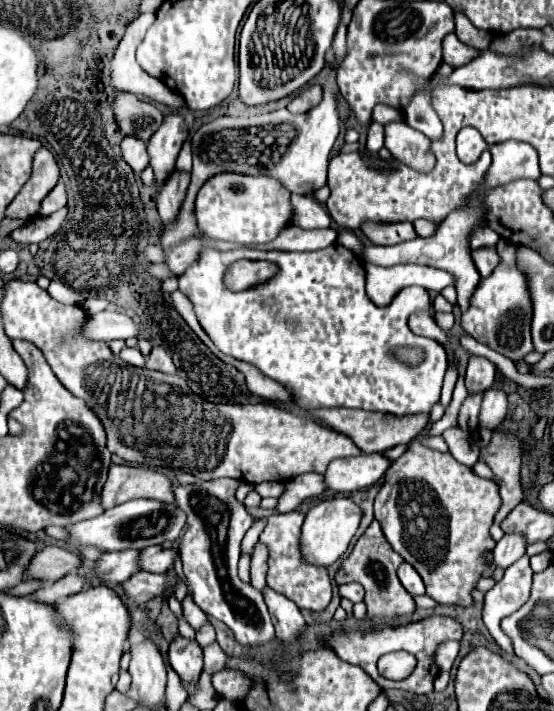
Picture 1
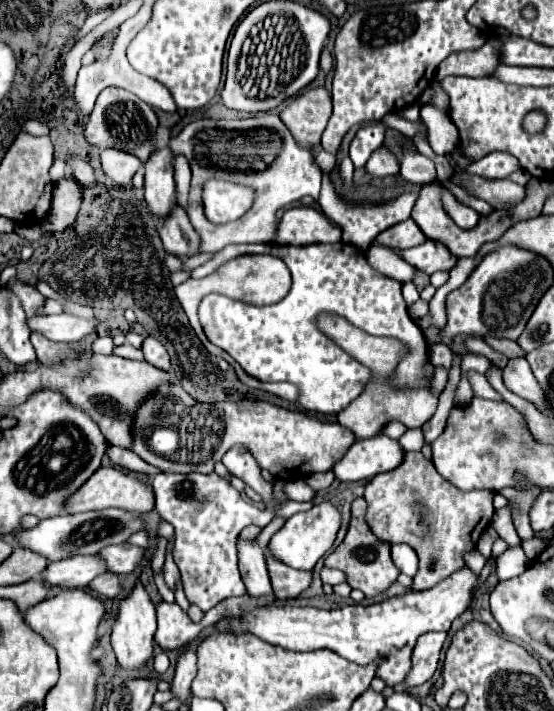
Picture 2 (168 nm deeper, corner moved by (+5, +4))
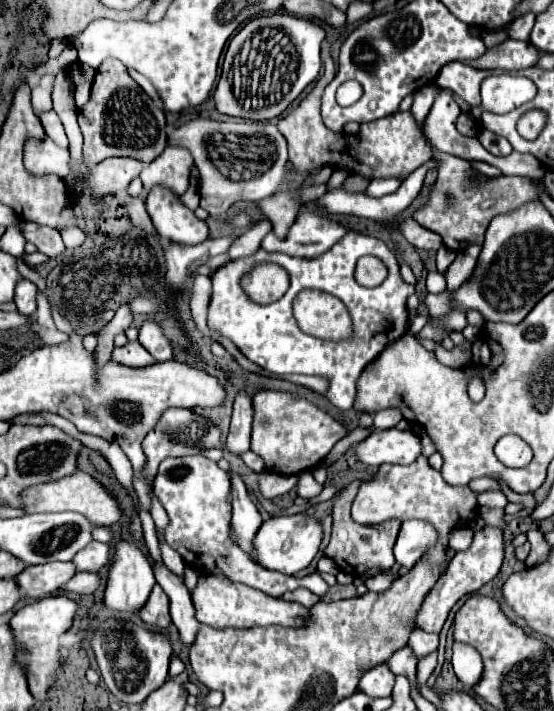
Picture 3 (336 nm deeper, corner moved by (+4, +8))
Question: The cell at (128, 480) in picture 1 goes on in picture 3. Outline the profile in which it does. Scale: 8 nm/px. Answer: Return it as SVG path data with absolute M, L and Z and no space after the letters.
M76 472L68 478L62 478L60 482L42 484L42 486L36 486L36 488L32 486L32 488L24 490L24 510L28 514L30 512L66 512L66 510L72 510L72 512L84 514L96 526L112 526L124 516L122 506L110 494L110 490L86 472Z

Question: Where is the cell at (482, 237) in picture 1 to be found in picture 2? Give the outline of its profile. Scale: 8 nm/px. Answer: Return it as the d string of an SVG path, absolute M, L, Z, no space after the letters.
M441 188L441 198L443 198L443 208L447 208L447 214L455 220L457 226L469 230L475 226L475 222L479 220L479 214L469 208L469 206L463 206L453 194L449 188Z

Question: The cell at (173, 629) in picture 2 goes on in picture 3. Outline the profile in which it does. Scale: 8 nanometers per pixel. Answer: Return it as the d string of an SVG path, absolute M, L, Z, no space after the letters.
M158 584L154 586L144 610L140 610L140 618L142 618L142 622L146 626L150 626L156 632L162 632L172 624L170 600L168 600L168 596L164 594L164 590Z

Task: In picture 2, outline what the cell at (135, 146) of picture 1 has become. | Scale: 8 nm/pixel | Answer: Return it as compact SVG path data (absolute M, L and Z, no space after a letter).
M103 150L101 152L101 168L109 180L117 186L129 186L135 172L143 166L139 158L121 150Z

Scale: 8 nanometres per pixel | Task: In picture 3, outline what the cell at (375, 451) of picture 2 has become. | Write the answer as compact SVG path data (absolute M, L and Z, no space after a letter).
M374 430L356 446L356 458L366 466L412 464L420 456L420 438L414 432Z

